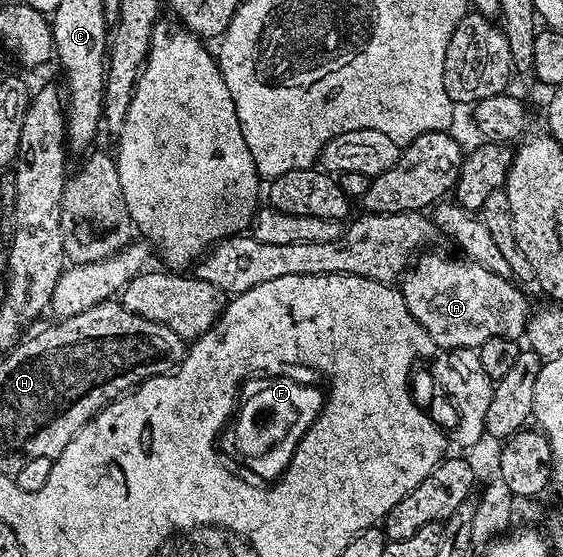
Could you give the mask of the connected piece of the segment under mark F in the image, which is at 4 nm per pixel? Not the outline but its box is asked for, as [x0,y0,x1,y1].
[212,365,332,489]

